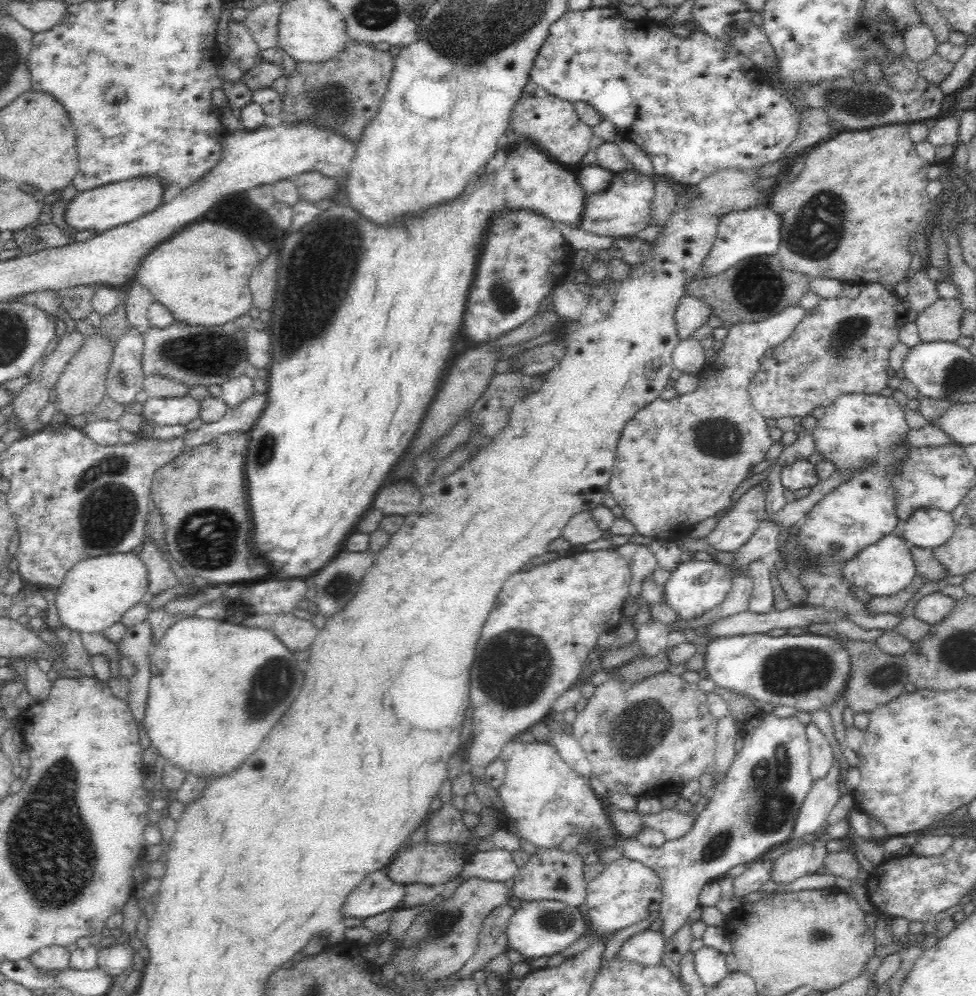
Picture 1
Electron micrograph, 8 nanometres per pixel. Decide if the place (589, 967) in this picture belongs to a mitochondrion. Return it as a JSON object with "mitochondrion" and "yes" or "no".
{"mitochondrion":"no"}

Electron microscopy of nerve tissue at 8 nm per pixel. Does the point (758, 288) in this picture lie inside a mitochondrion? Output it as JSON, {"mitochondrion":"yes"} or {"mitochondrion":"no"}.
{"mitochondrion":"yes"}

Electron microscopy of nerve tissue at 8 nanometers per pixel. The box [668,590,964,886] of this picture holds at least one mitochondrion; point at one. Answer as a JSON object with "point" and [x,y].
{"point":[766,818]}

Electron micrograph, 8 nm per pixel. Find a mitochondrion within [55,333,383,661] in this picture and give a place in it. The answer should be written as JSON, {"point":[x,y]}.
{"point":[108,509]}

